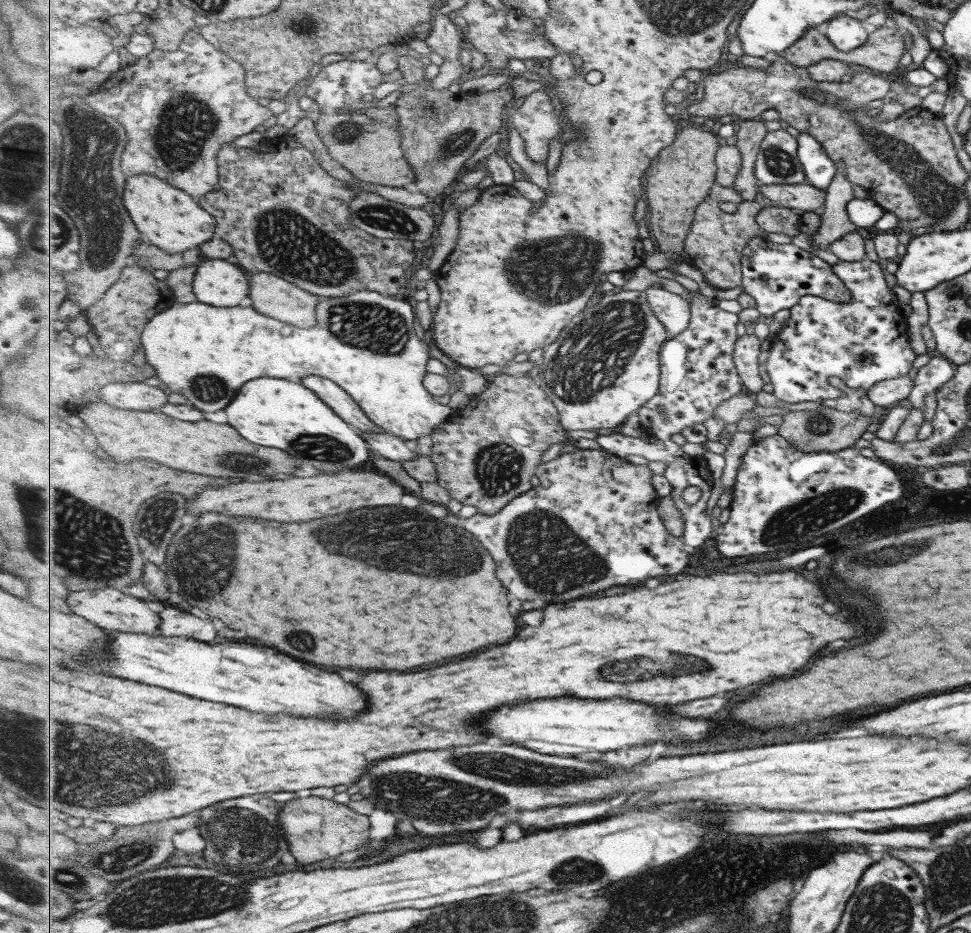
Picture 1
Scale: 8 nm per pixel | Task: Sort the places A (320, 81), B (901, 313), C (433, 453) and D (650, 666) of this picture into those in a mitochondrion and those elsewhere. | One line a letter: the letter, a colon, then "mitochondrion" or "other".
A: other
B: other
C: other
D: mitochondrion

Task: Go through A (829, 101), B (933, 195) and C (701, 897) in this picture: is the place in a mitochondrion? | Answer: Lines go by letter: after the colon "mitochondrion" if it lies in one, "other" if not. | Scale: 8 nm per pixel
A: mitochondrion
B: mitochondrion
C: mitochondrion

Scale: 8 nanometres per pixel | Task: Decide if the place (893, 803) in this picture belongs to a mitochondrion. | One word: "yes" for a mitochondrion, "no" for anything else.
no

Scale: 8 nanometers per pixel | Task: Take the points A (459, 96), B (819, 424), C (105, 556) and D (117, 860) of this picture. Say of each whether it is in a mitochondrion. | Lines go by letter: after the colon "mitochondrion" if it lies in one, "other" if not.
A: other
B: mitochondrion
C: mitochondrion
D: mitochondrion

